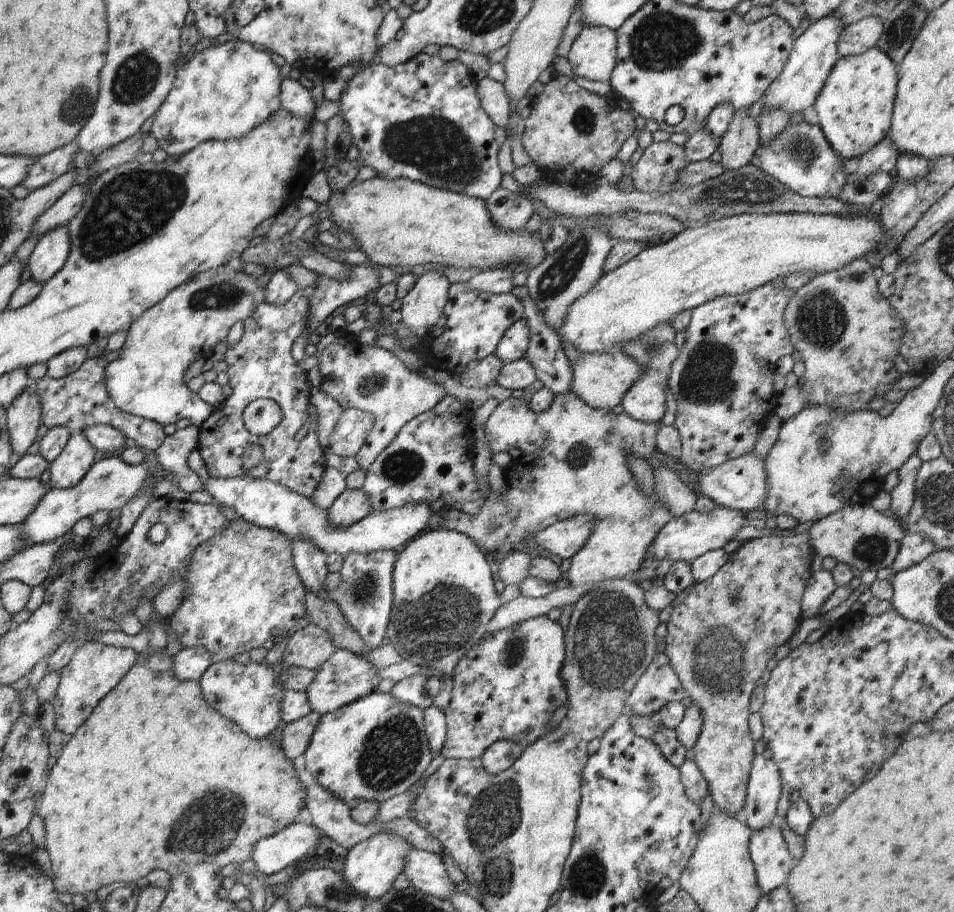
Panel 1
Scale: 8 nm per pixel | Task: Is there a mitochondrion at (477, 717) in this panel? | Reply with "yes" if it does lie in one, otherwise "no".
no

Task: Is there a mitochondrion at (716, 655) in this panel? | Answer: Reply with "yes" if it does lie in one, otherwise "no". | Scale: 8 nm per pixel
yes

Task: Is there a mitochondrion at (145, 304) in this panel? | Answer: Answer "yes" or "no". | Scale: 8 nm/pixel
no

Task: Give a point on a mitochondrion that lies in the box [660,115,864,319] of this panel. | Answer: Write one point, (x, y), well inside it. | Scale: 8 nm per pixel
(737, 192)

